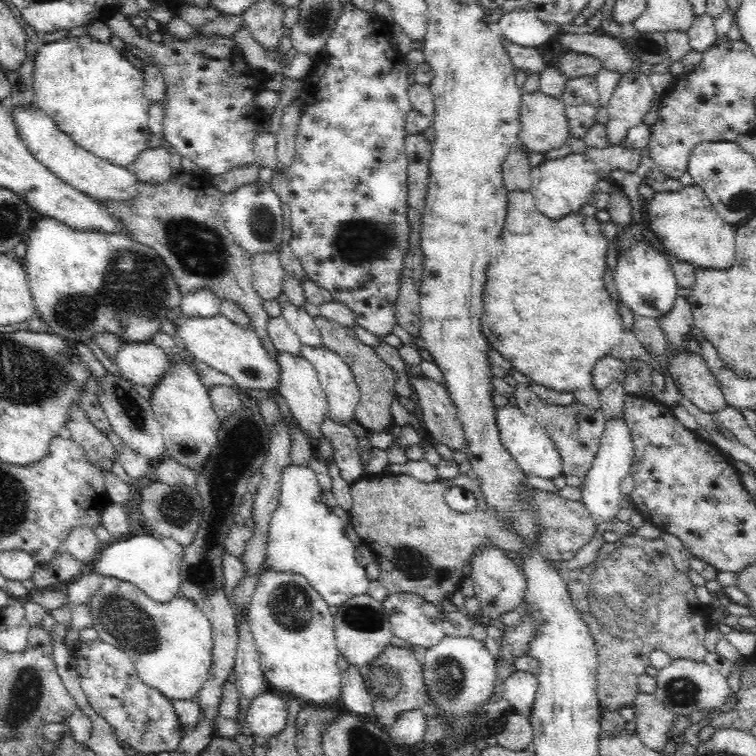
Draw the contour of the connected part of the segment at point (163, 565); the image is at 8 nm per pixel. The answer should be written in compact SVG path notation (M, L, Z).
M134 535L130 536L130 539L121 539L103 546L100 556L98 556L98 562L92 566L90 571L128 582L136 586L136 589L142 590L150 601L160 605L167 605L180 594L182 582L180 558L174 556L170 550L166 550L152 535Z

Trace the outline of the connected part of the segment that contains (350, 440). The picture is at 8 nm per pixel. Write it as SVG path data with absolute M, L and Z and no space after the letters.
M330 417L322 423L324 437L332 442L334 463L339 468L342 478L352 483L365 477L365 466L360 453L360 440L348 426L337 425Z

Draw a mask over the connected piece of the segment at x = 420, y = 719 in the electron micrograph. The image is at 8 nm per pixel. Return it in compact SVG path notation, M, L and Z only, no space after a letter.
M421 709L409 710L397 717L398 720L386 730L386 734L396 746L400 744L412 746L422 741L426 730L426 716Z

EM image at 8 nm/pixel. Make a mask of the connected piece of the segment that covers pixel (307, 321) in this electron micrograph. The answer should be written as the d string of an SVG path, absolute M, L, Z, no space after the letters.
M284 298L279 299L282 303L283 318L290 325L292 331L297 335L303 346L310 346L314 350L324 350L324 340L320 330L316 326L315 318L309 316L305 310L298 310Z

